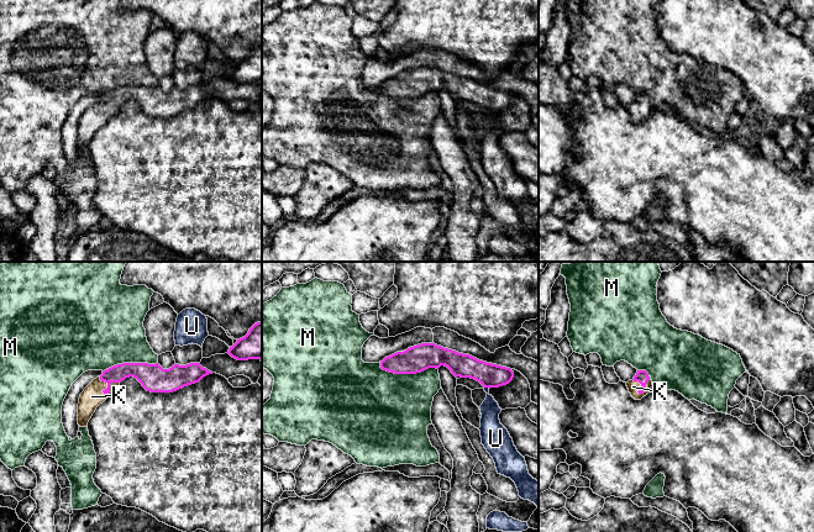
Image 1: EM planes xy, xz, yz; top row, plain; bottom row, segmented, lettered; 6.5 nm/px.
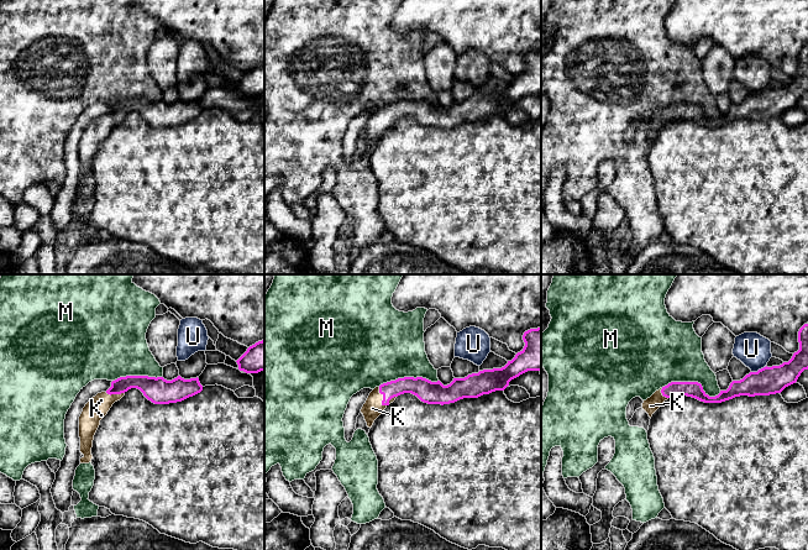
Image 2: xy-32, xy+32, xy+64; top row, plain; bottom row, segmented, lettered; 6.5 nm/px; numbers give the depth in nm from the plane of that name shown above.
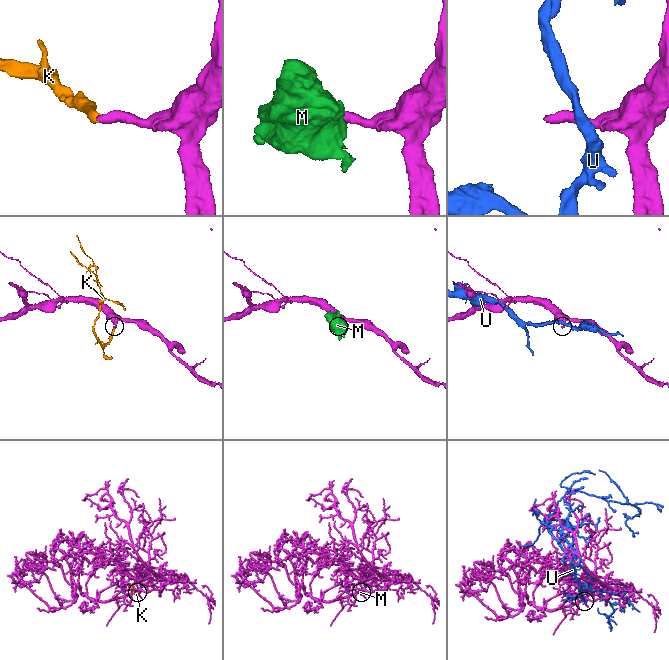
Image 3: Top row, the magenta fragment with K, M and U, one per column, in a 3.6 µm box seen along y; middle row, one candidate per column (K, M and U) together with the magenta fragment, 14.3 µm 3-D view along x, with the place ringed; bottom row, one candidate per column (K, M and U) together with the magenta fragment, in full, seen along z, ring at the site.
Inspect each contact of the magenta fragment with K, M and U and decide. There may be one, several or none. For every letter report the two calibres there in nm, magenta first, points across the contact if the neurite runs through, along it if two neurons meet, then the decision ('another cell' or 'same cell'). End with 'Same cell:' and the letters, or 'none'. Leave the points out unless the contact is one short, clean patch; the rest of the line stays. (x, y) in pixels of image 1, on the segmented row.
K: 140 nm thick on the magenta side, 140 nm on the other; runs through xy (145, 373), (121, 372), (109, 384), (92, 396); same cell
M: 180 nm thick on the magenta side, 460 nm on the other; border along xz (379, 362), (383, 369), (394, 373), (420, 373), (437, 368); another cell
U: 160 nm thick on the magenta side, 130 nm on the other; another cell
Same cell: K

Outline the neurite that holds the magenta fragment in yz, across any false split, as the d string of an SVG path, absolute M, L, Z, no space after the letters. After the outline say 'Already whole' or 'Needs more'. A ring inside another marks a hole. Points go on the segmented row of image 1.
M637 370L634 379L626 383L626 386L635 400L641 400L650 393L653 385L651 376L646 370Z. Needs more

